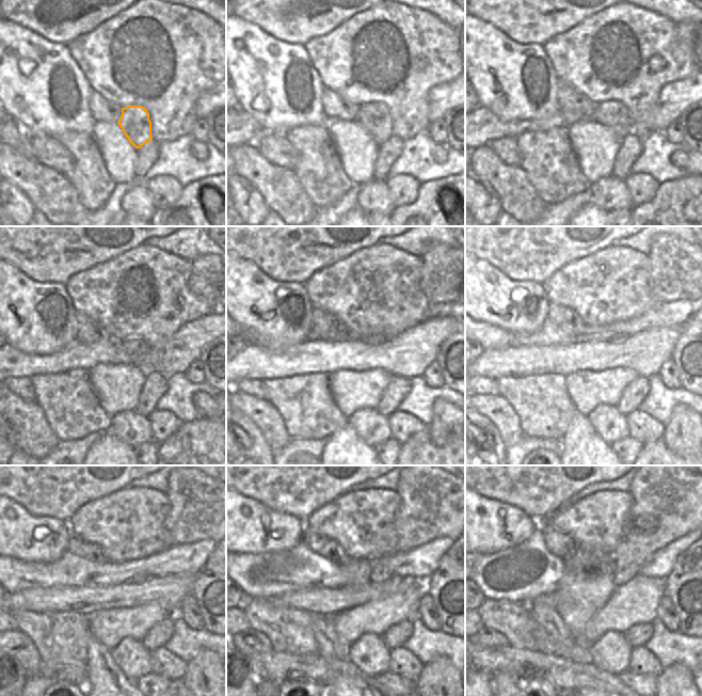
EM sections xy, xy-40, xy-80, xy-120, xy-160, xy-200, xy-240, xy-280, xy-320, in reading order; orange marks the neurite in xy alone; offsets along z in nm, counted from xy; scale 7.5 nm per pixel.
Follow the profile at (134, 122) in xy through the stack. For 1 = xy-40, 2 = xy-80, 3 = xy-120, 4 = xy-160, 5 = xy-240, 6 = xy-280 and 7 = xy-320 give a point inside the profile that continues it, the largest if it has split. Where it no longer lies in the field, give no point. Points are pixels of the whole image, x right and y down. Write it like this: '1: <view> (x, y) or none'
1: xy-40 (375, 116)
2: xy-80 (613, 114)
3: xy-120 (132, 346)
4: xy-160 (372, 339)
5: xy-240 (134, 579)
6: xy-280 (380, 572)
7: xy-320 (669, 501)

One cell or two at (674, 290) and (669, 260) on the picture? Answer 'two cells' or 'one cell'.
one cell

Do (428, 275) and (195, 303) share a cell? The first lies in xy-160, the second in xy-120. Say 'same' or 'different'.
different

